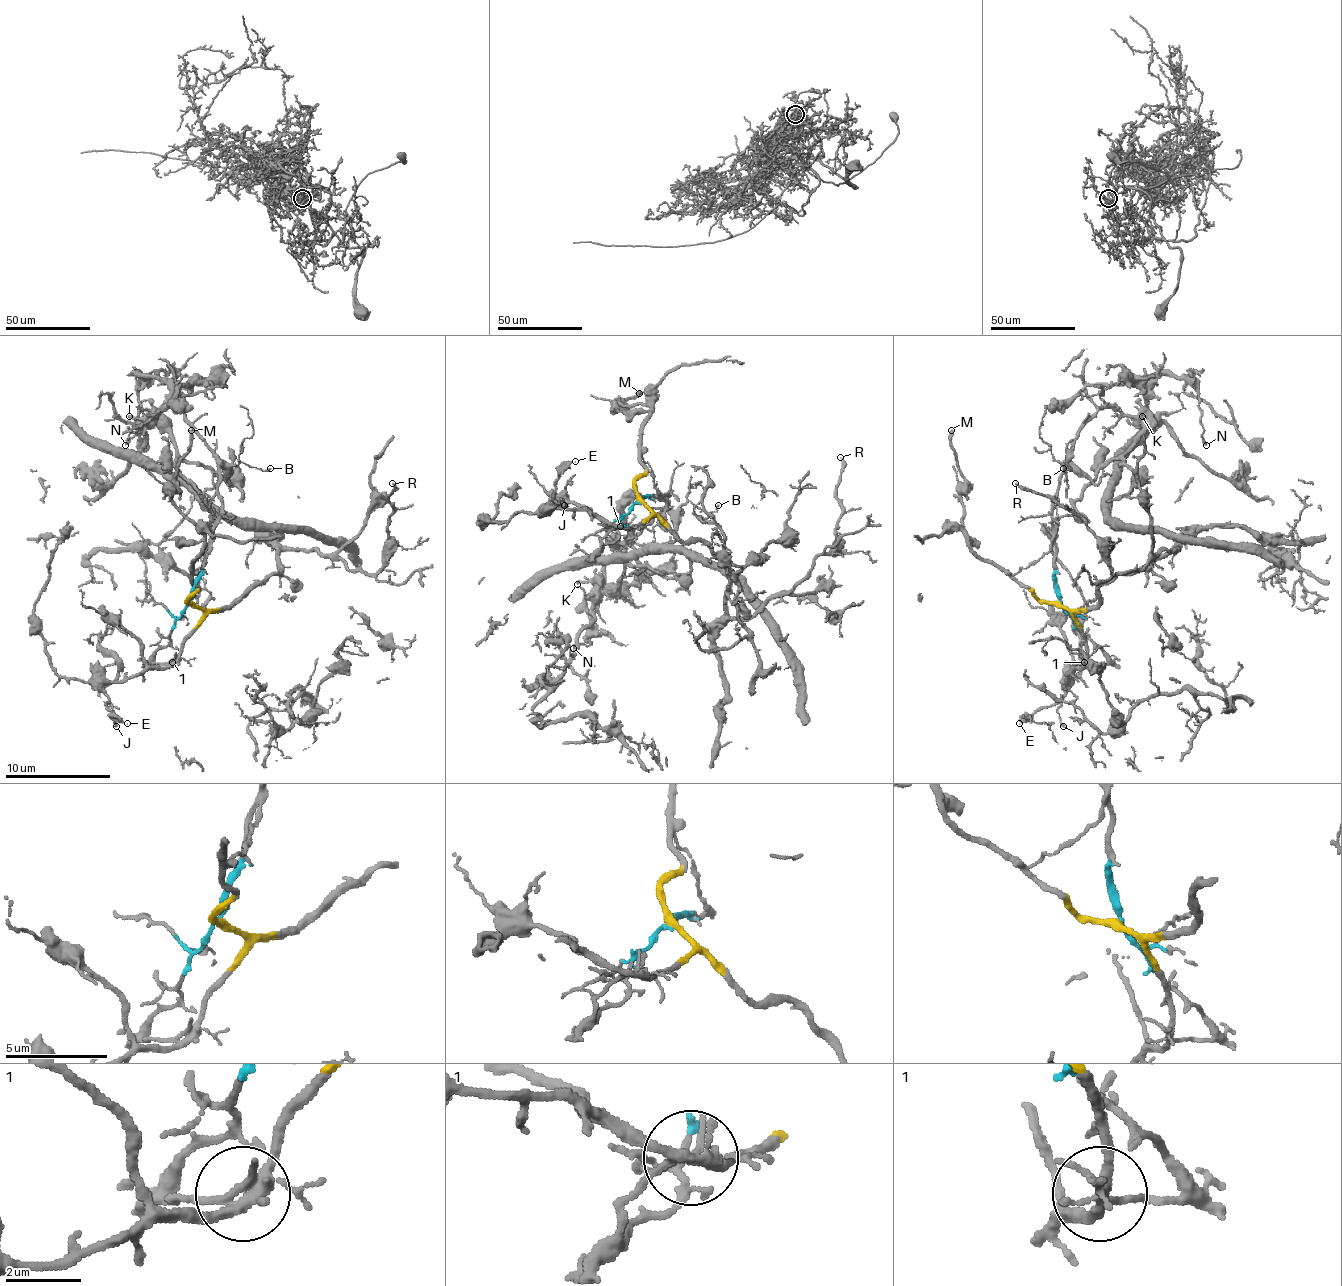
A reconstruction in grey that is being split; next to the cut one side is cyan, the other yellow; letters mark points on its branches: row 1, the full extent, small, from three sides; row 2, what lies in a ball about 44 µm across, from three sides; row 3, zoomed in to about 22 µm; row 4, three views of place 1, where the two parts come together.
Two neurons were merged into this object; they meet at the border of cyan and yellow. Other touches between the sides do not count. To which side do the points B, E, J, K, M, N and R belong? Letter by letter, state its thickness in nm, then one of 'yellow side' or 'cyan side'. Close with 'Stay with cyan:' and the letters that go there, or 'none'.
B: 120 nm thick; cyan side
E: 190 nm thick; yellow side
J: 160 nm thick; yellow side
K: 200 nm thick; cyan side
M: 260 nm thick; yellow side
N: 140 nm thick; cyan side
R: 190 nm thick; yellow side
Stay with cyan: B, K, N

